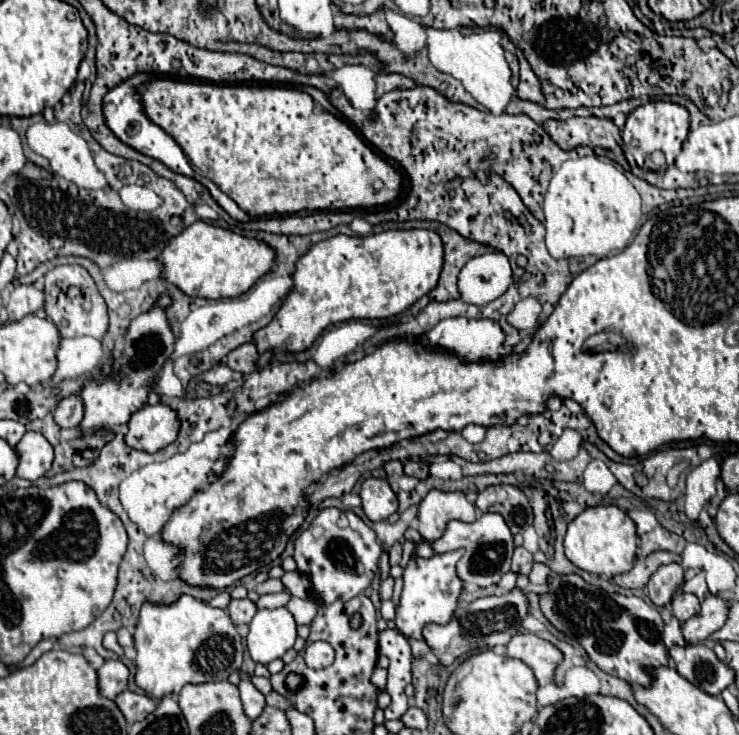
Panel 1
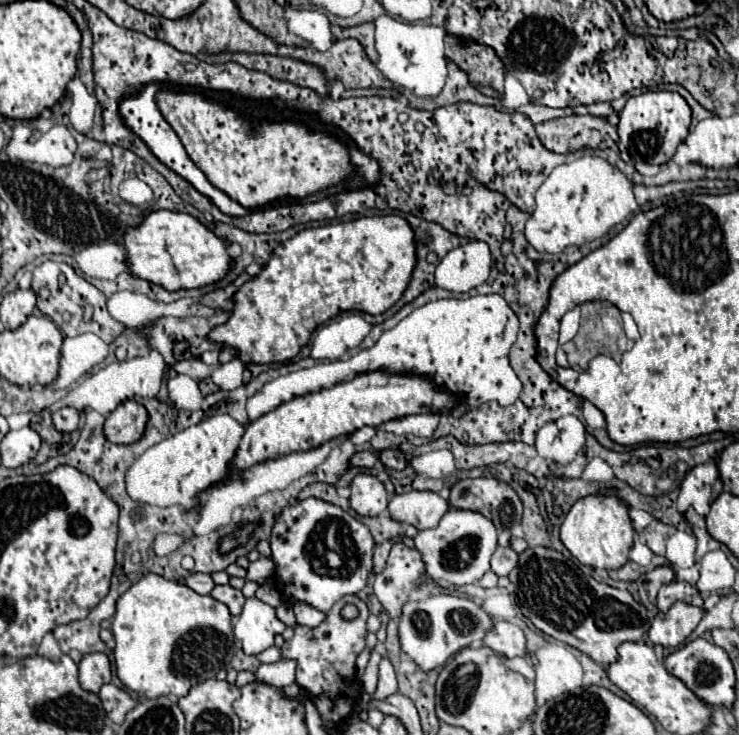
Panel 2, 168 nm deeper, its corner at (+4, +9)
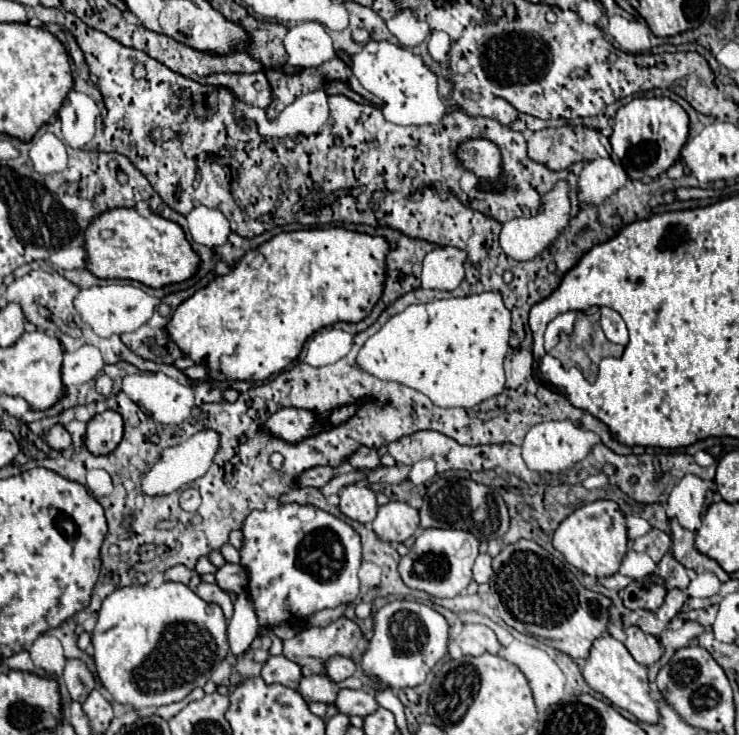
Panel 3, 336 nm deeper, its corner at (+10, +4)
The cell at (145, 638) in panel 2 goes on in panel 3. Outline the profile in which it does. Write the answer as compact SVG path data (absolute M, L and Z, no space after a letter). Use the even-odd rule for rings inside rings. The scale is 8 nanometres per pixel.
M165 582L159 588L151 586L127 586L117 588L103 600L99 610L99 620L93 630L95 666L103 686L109 690L115 702L131 704L135 708L173 704L189 696L195 688L205 686L211 672L229 654L227 644L227 620L217 604L207 604L195 592L177 582Z

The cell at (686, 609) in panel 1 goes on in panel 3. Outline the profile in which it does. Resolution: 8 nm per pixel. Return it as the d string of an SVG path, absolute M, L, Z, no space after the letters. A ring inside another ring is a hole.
M679 588L669 590L669 592L667 592L667 596L665 596L665 602L663 602L663 604L661 604L661 608L655 612L657 622L659 622L657 632L645 633L652 635L663 633L667 629L667 625L671 621L671 618L679 614L679 610L681 610L681 606L683 606L683 604L685 604L685 594L683 594Z

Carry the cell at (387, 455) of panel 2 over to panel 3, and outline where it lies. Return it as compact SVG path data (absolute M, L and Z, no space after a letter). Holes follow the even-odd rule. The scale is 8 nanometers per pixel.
M359 448L353 456L349 456L347 462L359 470L375 470L381 466L381 456L373 448Z

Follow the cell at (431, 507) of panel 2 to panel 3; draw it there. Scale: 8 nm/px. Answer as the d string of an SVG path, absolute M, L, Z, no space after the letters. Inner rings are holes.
M387 502L373 520L373 530L387 542L403 542L419 530L419 510L407 502Z

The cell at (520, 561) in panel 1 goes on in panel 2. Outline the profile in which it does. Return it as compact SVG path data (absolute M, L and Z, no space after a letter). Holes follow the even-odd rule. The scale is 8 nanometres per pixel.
M497 547L495 555L491 557L491 571L495 575L507 575L517 565L517 553L509 547Z

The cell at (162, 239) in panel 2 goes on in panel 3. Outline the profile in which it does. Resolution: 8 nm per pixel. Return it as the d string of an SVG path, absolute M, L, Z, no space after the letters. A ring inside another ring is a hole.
M115 208L93 220L85 230L85 248L89 254L87 270L97 278L135 280L151 288L185 282L201 264L201 258L187 242L179 224L153 212L149 216L141 216L135 208Z

